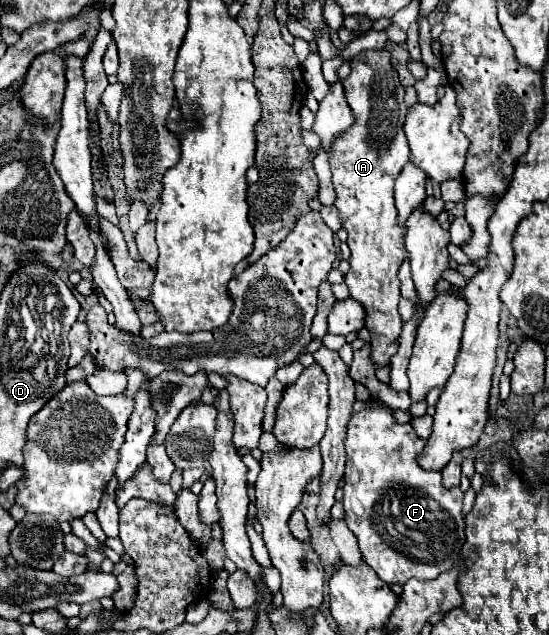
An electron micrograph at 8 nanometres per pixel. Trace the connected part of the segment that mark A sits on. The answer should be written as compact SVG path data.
M368 50L354 58L358 58L358 62L354 62L352 74L343 79L342 84L355 122L350 130L344 130L334 138L328 162L336 190L334 206L340 212L340 222L348 232L348 246L352 250L348 260L350 270L344 276L344 282L350 296L366 310L370 358L376 368L382 368L388 366L390 358L398 352L398 336L404 324L398 314L398 268L406 258L406 248L404 228L398 222L398 210L394 204L394 182L410 158L404 134L408 108L404 106L404 86L400 84L386 50Z

